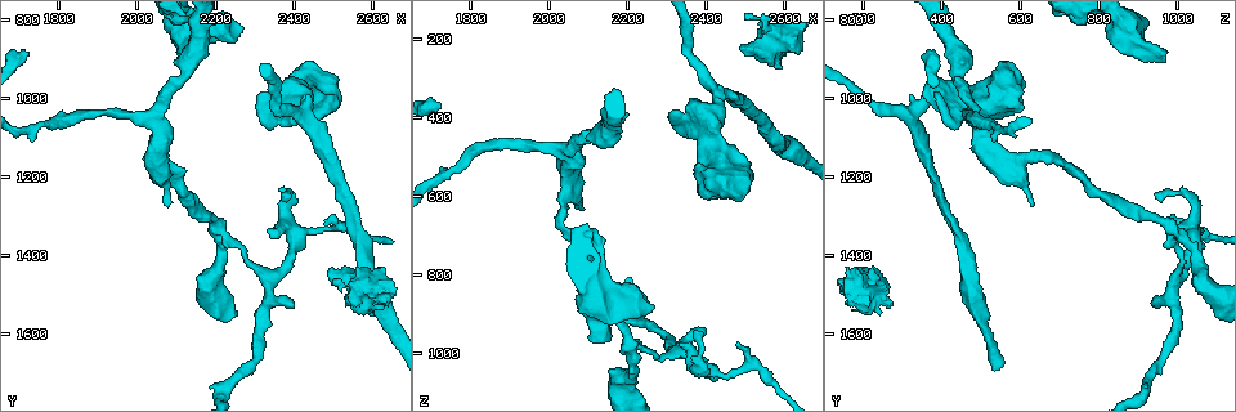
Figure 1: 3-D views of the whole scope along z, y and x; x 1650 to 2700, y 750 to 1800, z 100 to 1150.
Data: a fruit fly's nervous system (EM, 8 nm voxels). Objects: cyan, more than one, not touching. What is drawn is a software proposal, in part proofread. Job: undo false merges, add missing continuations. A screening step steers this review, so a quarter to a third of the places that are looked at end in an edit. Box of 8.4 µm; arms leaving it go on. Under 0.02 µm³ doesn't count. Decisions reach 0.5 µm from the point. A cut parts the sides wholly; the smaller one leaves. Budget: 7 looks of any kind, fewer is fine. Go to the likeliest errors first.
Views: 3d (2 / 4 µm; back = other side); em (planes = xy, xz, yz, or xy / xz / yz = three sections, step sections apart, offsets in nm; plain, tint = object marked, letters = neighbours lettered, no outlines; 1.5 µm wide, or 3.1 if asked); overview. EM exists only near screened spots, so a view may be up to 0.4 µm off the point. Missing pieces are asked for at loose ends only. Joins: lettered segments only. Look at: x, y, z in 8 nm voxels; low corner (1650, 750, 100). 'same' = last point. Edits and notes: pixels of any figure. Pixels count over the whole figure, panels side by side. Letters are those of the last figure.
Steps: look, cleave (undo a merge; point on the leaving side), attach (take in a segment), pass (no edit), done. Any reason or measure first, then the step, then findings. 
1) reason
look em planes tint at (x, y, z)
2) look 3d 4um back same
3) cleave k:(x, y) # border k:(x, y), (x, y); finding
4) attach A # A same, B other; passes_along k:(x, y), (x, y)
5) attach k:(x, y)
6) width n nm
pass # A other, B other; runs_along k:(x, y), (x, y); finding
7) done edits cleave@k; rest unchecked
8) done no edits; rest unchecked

two arms in line, one across
look em xz step 4 tint at (2045, 1070, 485)

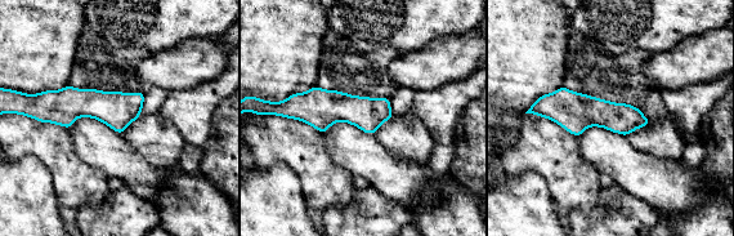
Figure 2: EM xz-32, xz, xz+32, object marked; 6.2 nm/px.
look em planes tint same

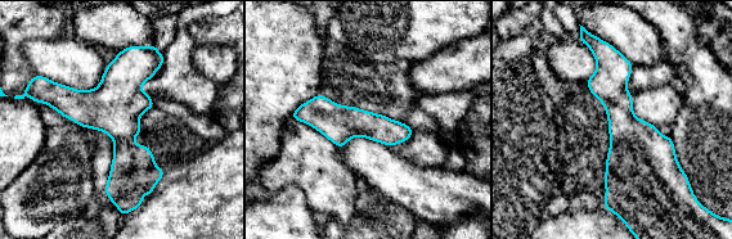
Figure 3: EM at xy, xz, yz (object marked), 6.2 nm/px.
look em planes letters same

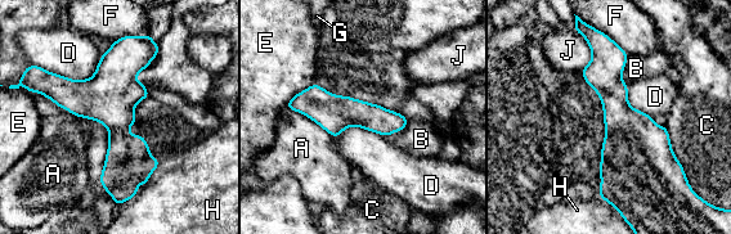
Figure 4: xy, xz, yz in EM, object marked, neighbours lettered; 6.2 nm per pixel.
width 200 nm
pass # A other, B other, C other, D other, E other, F other, G other, H other, J other; runs_along 4:(134, 39), (120, 64), (122, 190); one cell here

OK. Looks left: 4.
three arms meet
look em planes plain at (2430, 1030, 340)

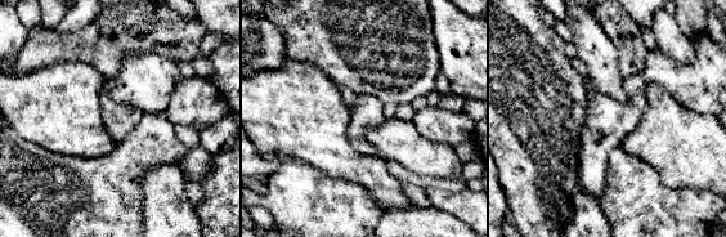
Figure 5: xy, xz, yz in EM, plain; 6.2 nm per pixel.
what lies round it
look em planes letters same

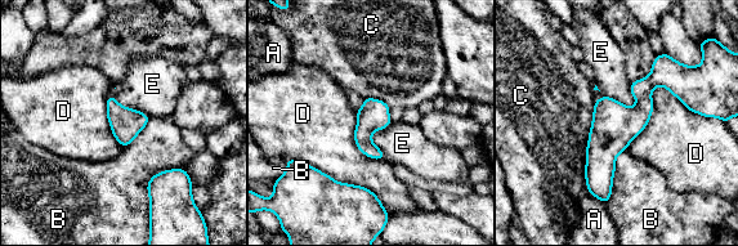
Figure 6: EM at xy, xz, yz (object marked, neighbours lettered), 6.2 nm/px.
longest_contact C 550 nm
pass # A other, B other, C other, D other, E other; runs_along 6:(690, 103), (656, 81), (593, 191); continuous, no second cell

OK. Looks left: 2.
look 3d 2um at (2160, 905, 960)

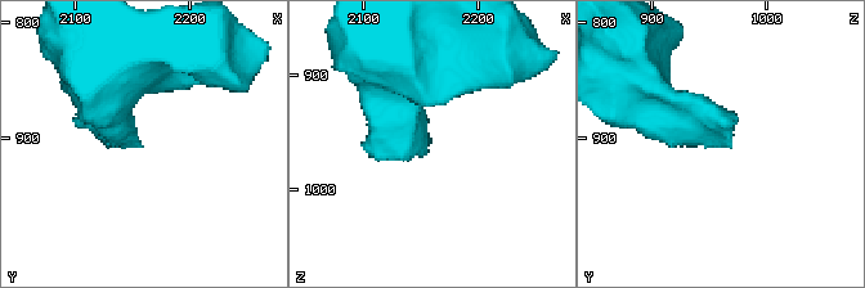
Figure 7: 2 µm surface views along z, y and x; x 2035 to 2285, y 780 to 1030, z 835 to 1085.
look em planes letters at (2160, 910, 966)

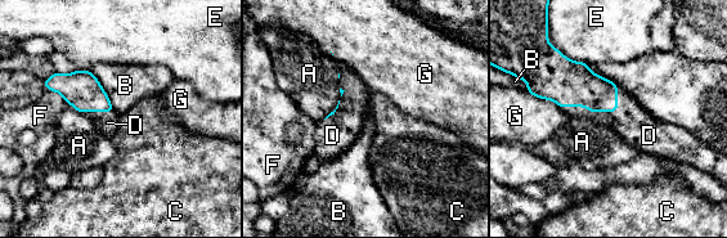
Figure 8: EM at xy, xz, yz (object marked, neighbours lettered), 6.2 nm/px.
longest_contact D 380 nm
attach D # A other, B other, C other, D same, E other, F other, G other; it goes on there

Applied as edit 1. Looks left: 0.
done edits attach@8; rest unchecked

